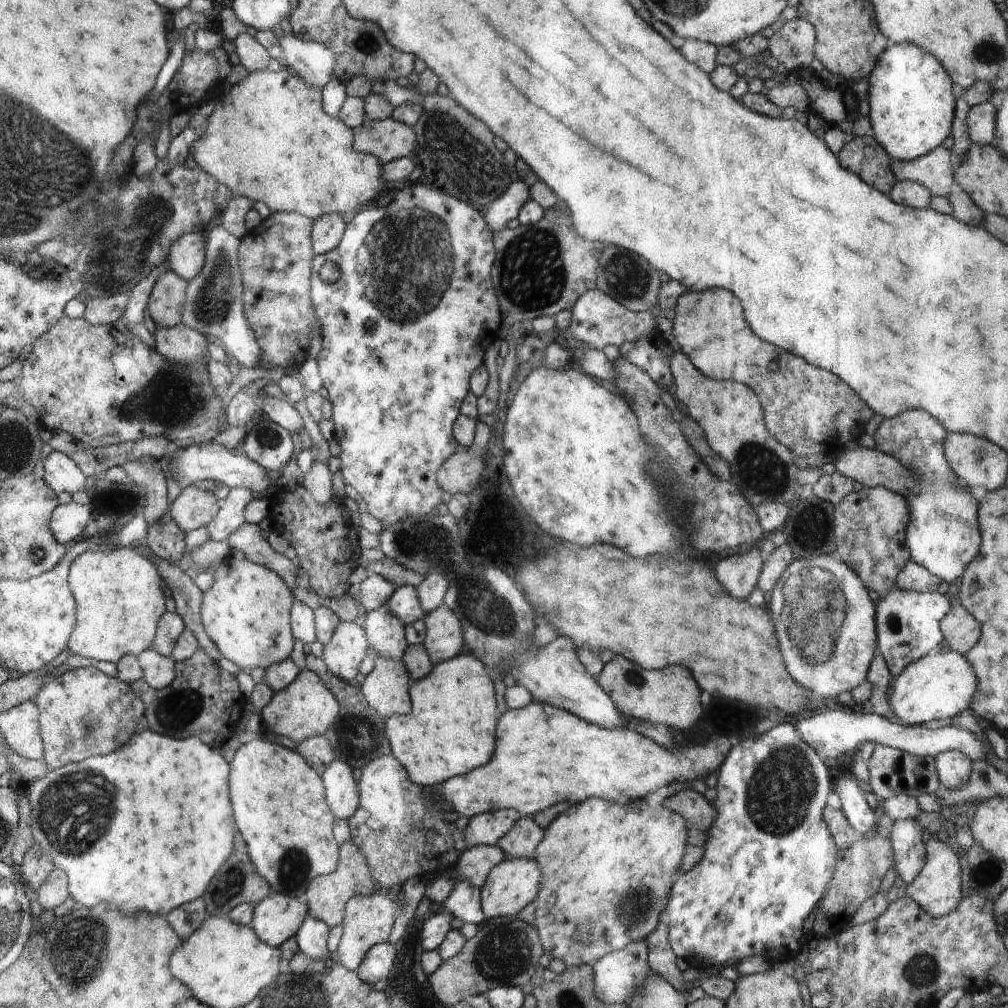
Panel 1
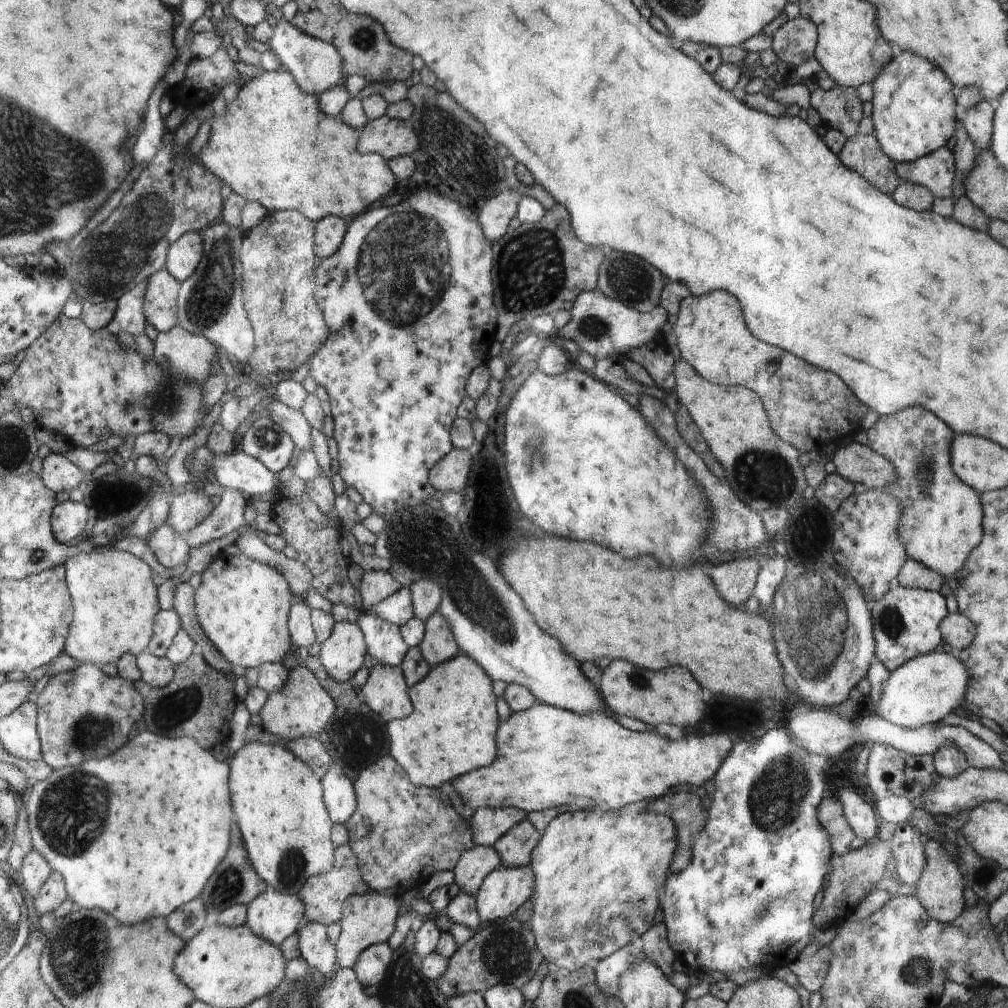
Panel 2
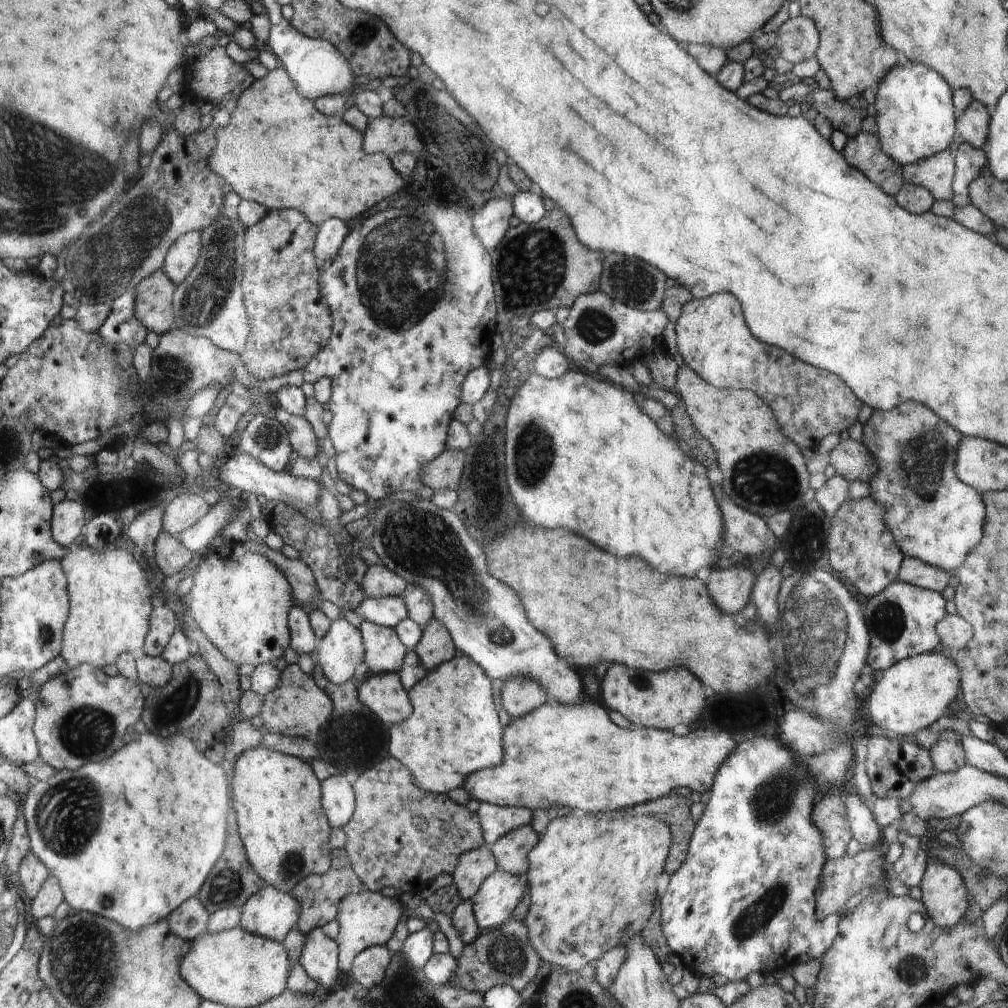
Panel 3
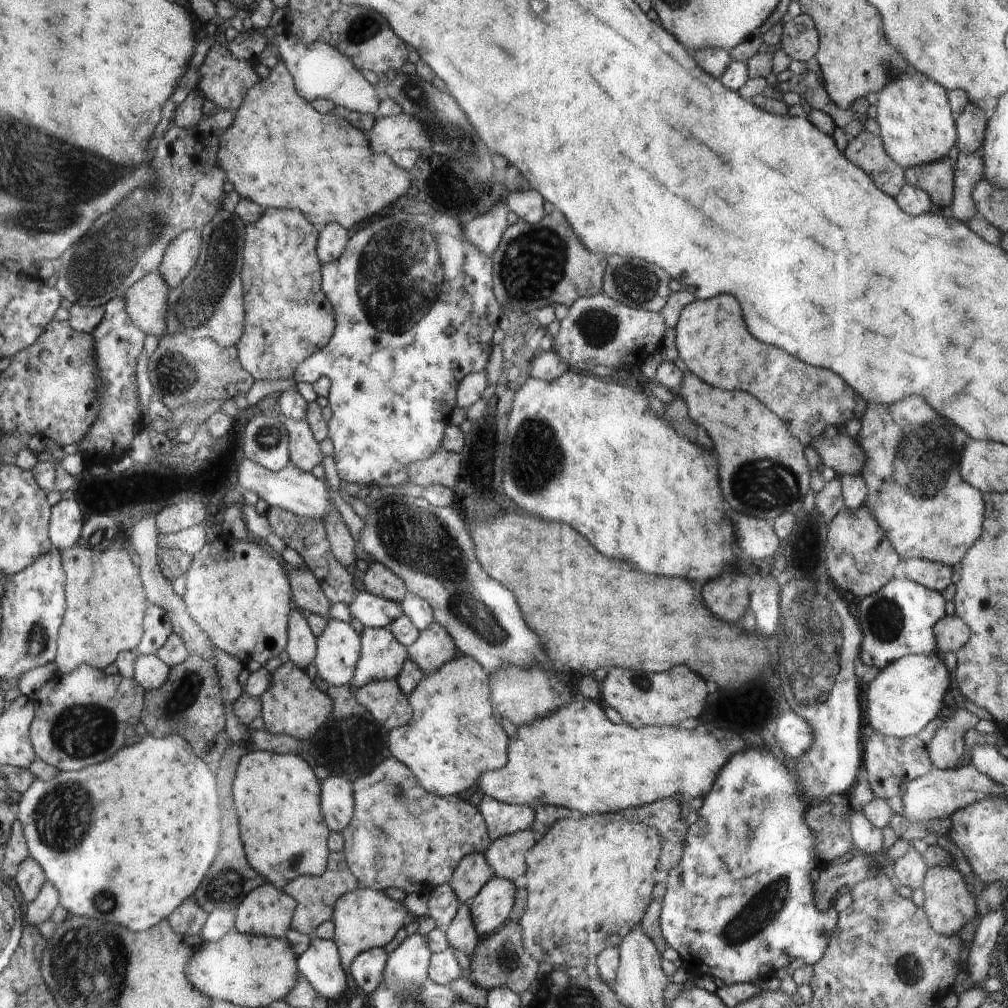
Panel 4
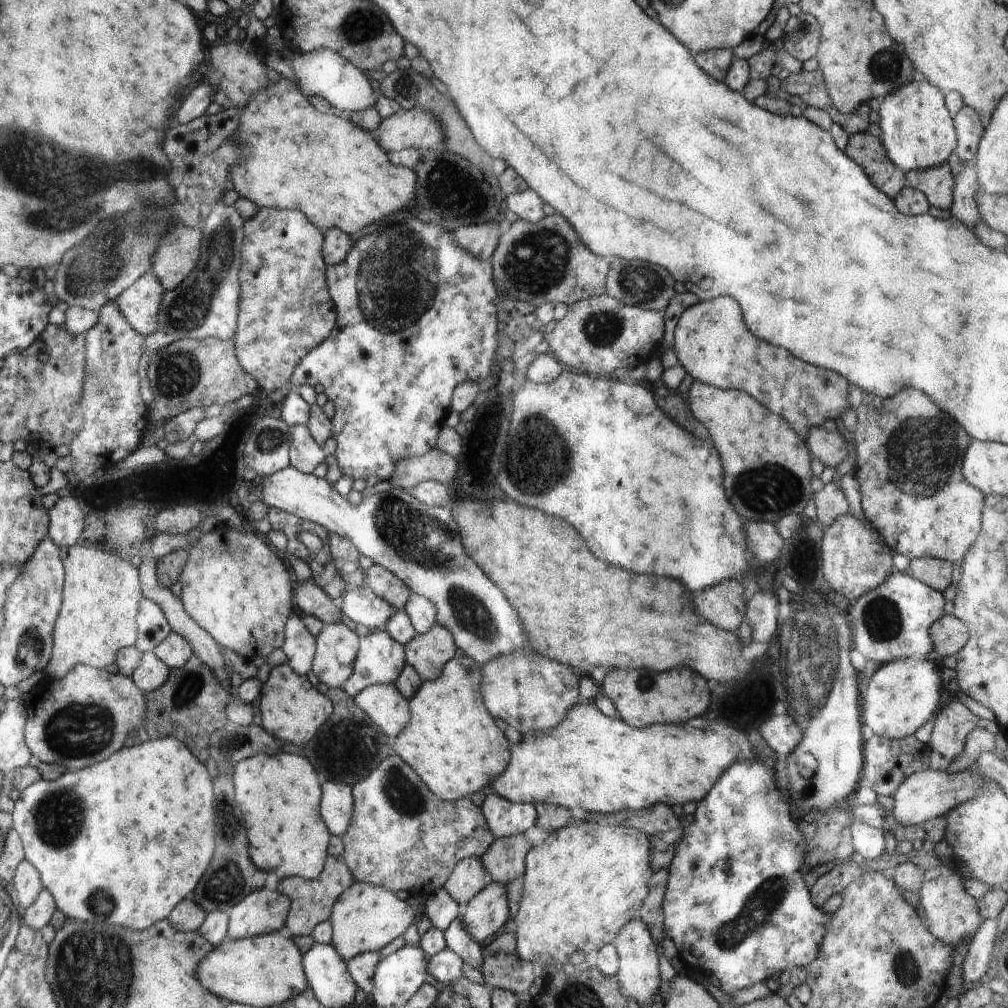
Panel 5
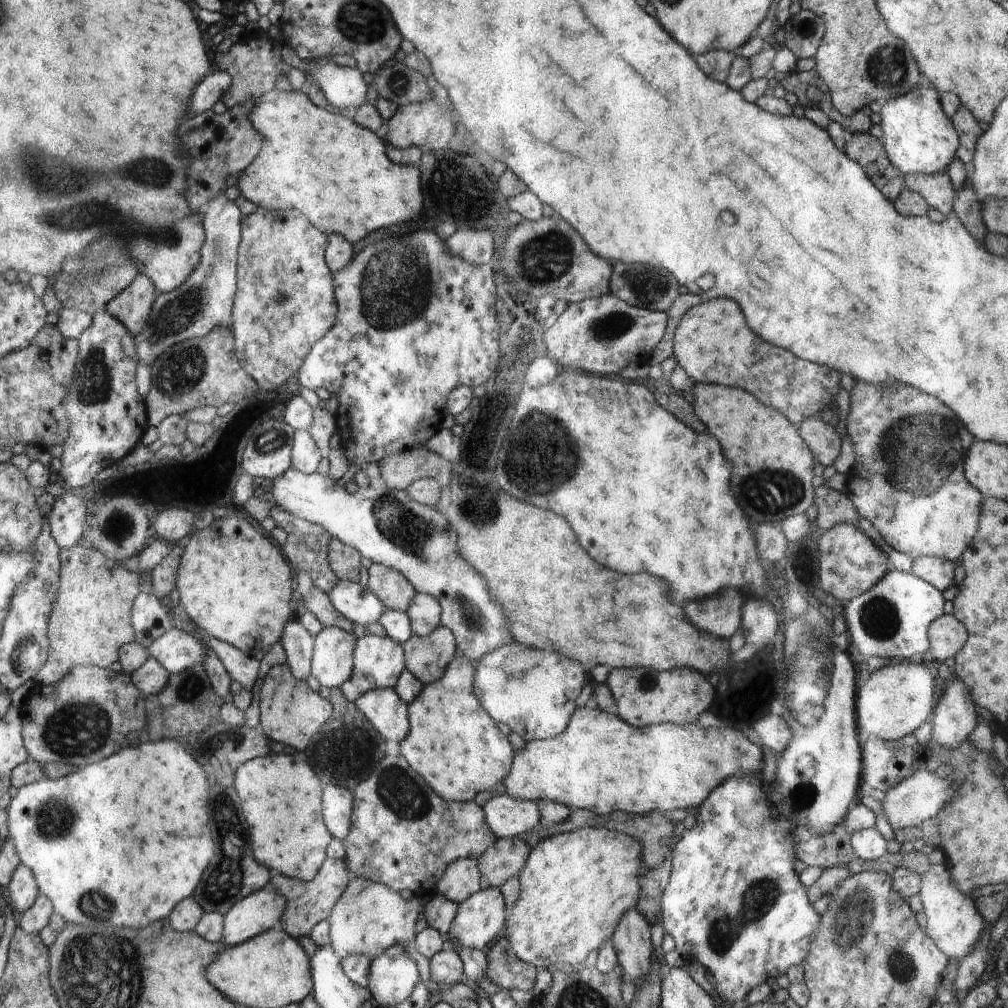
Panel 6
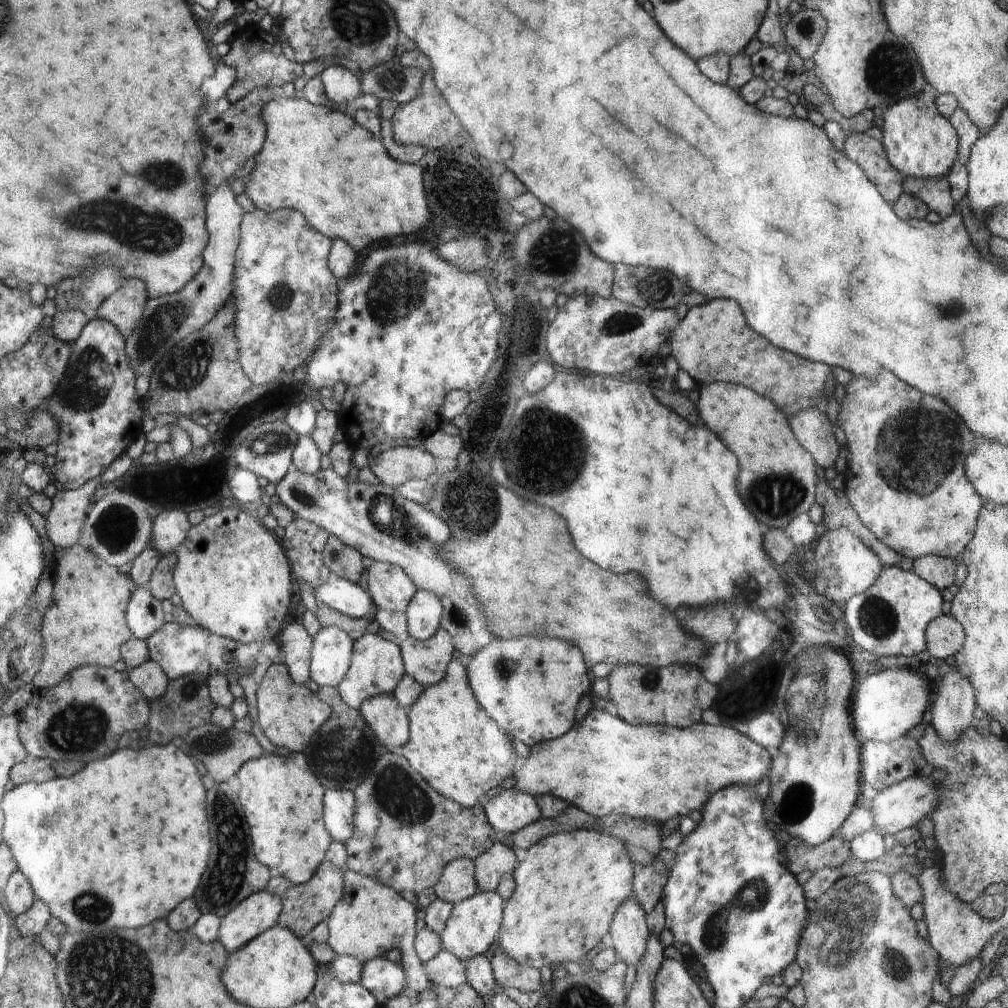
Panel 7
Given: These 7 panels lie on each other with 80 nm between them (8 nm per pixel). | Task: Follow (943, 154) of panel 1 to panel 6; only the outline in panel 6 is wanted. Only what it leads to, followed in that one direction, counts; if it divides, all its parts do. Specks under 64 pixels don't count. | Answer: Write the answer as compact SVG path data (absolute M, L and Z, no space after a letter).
M946 171L936 174L908 174L905 176L905 189L922 196L930 209L947 217L953 214L956 191Z

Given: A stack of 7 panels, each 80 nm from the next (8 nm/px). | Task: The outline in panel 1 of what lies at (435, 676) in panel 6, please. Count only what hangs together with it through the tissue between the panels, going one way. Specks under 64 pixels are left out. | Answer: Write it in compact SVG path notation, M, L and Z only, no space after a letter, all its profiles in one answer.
M444 602L422 619L426 627L423 645L433 665L460 655L464 648L464 628L458 616Z

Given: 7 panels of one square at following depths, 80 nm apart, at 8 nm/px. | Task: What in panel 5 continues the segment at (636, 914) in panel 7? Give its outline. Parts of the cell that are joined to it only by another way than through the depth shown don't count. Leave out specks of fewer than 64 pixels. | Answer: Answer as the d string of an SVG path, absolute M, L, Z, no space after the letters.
M640 918L632 919L621 928L617 936L617 952L620 954L620 970L617 972L620 992L627 998L637 1002L640 1007L649 1007L659 996L660 970L658 970L658 955L656 944L650 932L644 928Z

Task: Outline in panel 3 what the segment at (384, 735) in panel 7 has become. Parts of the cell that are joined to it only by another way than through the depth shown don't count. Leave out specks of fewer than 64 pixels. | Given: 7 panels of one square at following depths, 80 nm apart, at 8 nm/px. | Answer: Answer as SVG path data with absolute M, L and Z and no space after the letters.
M398 672L368 674L361 686L362 702L392 727L412 714L412 701Z

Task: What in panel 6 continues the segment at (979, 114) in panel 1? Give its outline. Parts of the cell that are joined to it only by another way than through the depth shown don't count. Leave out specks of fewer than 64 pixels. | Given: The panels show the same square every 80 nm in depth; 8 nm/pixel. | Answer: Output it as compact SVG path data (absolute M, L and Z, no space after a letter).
M960 106L954 116L952 116L952 124L959 137L959 148L957 158L961 160L967 171L973 171L973 158L977 140L982 136L982 124L978 124L979 120L974 118L964 106Z

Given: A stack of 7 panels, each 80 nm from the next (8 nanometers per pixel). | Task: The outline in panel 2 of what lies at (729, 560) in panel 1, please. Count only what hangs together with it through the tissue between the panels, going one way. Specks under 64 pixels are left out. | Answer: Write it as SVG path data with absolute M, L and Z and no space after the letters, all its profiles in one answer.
M757 554L739 555L716 566L712 570L712 576L714 580L718 580L718 588L722 588L726 602L740 606L752 596L759 568Z

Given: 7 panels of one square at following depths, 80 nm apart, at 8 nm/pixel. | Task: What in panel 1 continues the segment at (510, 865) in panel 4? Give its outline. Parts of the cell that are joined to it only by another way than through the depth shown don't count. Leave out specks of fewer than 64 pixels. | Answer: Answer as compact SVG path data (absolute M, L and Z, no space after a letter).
M521 817L515 826L497 843L508 859L534 859L545 831L532 817Z

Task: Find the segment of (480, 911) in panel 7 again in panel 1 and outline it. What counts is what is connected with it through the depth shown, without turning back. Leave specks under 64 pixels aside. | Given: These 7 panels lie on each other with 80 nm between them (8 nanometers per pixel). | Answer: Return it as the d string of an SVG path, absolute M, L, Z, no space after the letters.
M504 859L488 874L486 882L481 886L481 907L485 918L507 917L518 914L529 902L536 900L541 890L544 876L541 865L534 859Z

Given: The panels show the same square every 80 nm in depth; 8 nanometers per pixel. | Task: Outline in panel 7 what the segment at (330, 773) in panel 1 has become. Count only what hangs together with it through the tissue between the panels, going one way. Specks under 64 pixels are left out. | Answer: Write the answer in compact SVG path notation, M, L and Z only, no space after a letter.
M346 790L326 792L326 828L334 832L334 841L348 843L354 836L354 794Z

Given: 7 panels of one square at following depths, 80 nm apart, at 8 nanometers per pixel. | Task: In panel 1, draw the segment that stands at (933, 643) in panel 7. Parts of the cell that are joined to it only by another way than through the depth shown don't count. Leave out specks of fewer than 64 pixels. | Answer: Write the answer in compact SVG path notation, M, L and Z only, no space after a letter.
M957 599L952 603L948 614L940 621L940 628L944 644L948 644L952 651L958 651L962 654L966 654L980 638L980 624L978 624L978 620L974 620L974 616L970 616L970 612L966 612L966 608Z

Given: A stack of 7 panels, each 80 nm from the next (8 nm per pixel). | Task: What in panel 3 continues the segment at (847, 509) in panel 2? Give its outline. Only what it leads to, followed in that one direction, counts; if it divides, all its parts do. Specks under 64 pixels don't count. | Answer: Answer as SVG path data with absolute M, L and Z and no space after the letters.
M870 494L846 501L831 518L829 563L835 575L867 597L876 596L897 581L904 554L883 519L883 504Z

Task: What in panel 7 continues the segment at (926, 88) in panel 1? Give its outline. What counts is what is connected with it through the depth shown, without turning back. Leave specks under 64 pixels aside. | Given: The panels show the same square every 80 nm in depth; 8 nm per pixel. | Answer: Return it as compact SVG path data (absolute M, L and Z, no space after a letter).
M920 92L914 98L902 100L882 115L882 143L890 165L904 178L940 180L947 178L957 160L959 140L952 124L936 109L934 98Z

